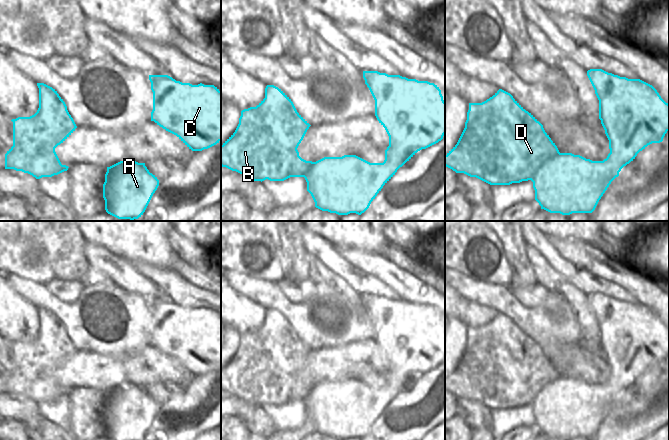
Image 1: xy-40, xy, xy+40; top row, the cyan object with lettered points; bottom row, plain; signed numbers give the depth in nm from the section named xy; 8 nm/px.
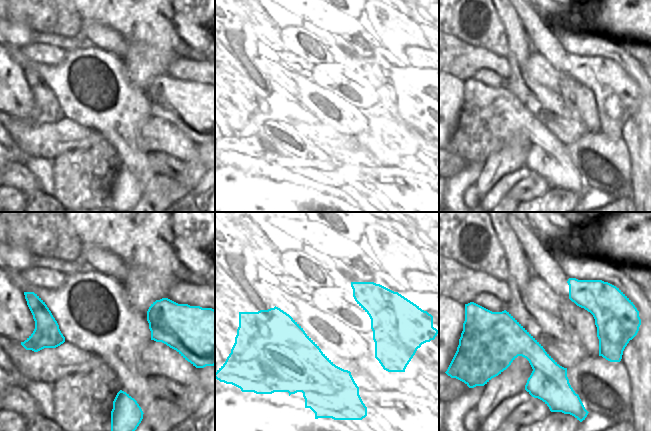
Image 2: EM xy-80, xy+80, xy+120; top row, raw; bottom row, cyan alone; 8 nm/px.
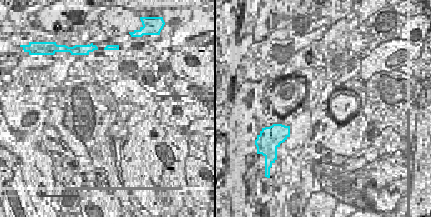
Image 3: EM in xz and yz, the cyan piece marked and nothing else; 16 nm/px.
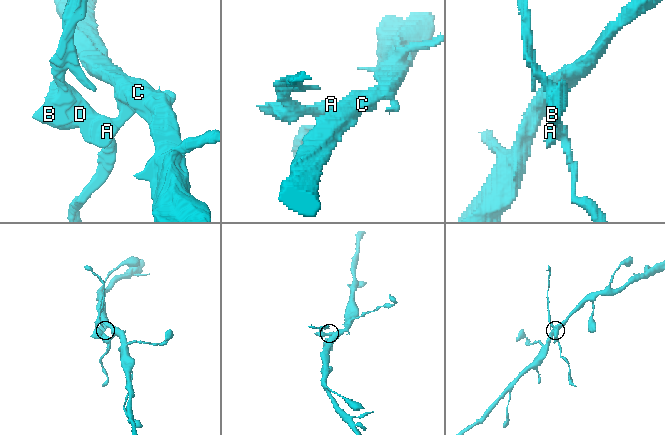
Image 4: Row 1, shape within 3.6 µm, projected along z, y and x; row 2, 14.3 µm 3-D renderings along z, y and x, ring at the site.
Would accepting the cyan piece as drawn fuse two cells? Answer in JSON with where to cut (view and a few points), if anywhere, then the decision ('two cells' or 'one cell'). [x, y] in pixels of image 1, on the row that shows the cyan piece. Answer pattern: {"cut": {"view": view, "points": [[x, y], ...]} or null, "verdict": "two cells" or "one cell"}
{"cut": {"view": "xy+40", "points": [[603, 160], [606, 162], [628, 163]]}, "verdict": "two cells"}

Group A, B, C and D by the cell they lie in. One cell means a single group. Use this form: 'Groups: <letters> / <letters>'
Groups: A B D / C.

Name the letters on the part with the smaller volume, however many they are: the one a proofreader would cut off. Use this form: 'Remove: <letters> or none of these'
Remove: A, B, D

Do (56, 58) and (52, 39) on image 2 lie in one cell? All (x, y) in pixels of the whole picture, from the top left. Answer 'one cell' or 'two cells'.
two cells

